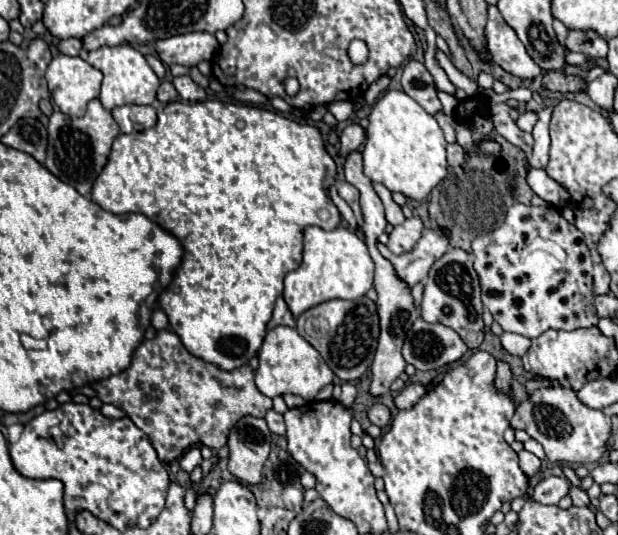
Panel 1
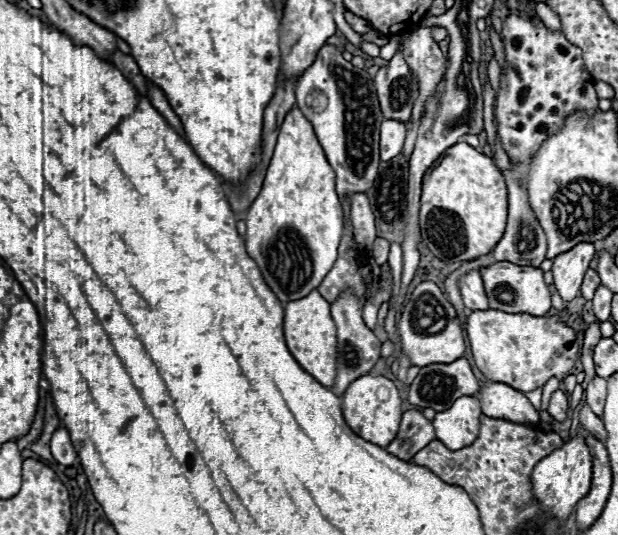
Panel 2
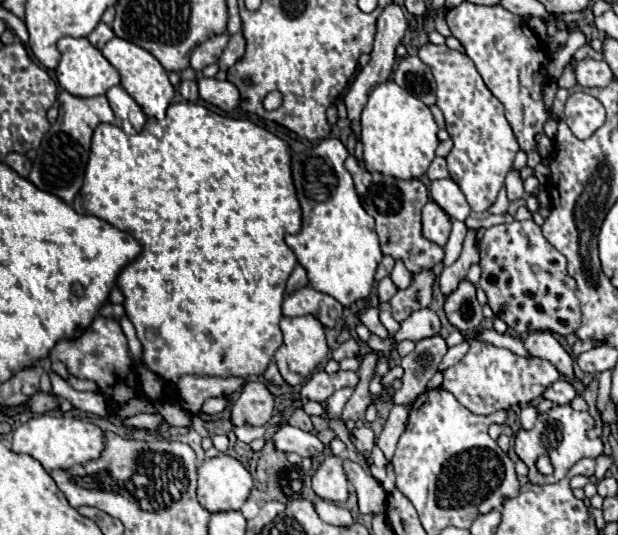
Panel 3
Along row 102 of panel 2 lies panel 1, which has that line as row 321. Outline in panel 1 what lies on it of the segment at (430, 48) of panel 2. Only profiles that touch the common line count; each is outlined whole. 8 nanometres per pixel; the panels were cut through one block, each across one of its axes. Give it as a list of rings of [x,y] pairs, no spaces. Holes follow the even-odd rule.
[[[418,318],[406,332],[404,360],[416,370],[436,370],[460,360],[468,352],[462,338],[448,326],[428,324]]]

